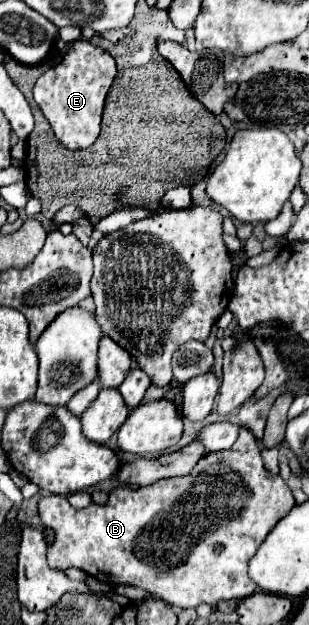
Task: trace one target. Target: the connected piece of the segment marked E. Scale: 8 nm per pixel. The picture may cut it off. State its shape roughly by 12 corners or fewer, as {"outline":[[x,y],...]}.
{"outline":[[74,41],[34,85],[66,149],[100,135],[116,63]]}

